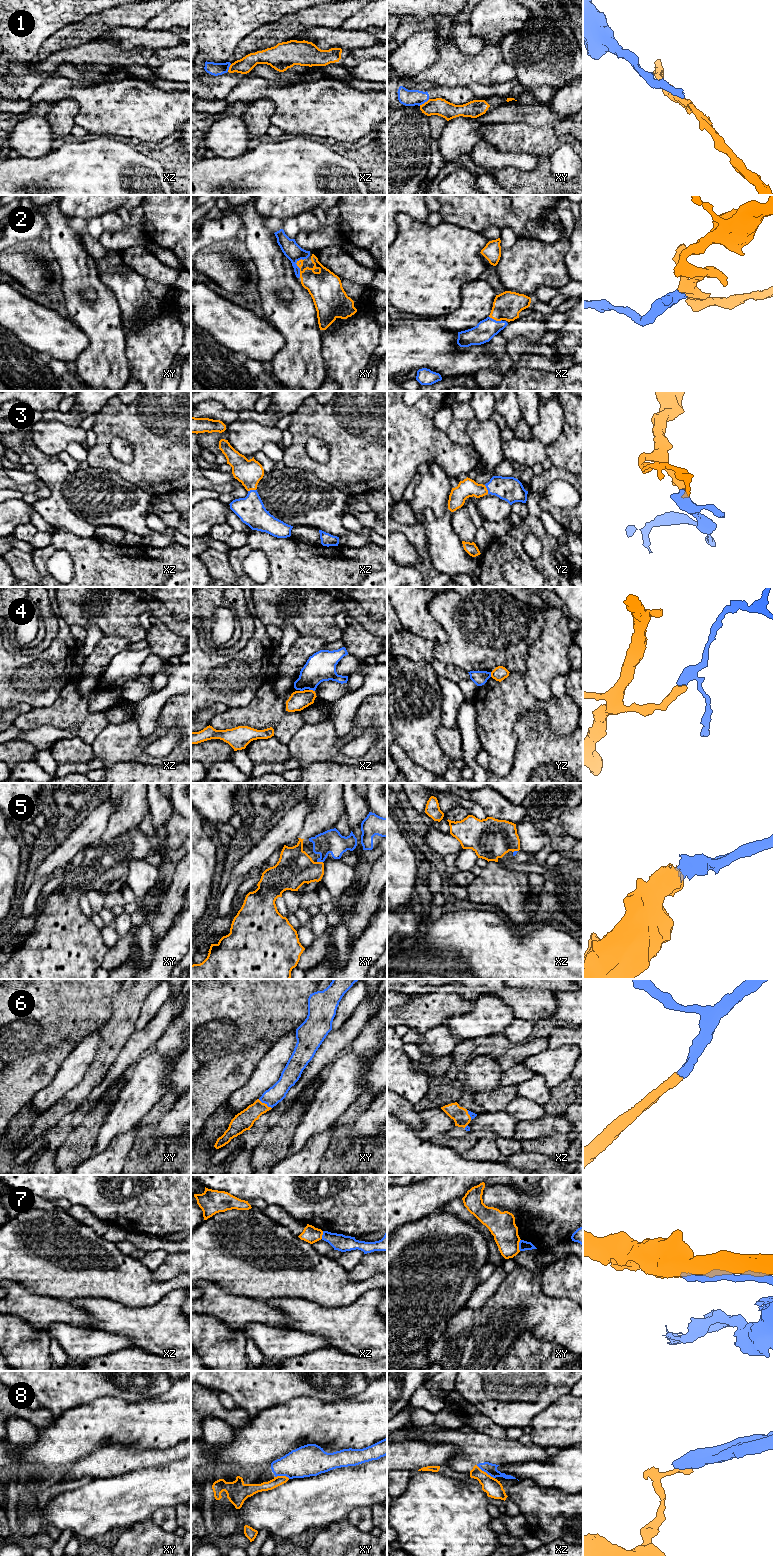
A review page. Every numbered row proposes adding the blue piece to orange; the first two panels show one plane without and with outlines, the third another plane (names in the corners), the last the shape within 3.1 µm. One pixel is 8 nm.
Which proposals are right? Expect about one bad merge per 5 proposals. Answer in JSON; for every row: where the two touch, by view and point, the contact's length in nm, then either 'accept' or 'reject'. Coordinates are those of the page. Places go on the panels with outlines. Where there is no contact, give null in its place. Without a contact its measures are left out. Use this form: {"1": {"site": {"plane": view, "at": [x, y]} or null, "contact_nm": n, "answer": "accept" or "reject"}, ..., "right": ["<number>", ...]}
{"1": {"site": {"plane": "xy", "at": [425, 102]}, "contact_nm": 100, "answer": "reject"}, "2": {"site": {"plane": "xy", "at": [297, 265]}, "contact_nm": 160, "answer": "accept"}, "3": {"site": {"plane": "yz", "at": [486, 489]}, "contact_nm": 80, "answer": "accept"}, "4": {"site": {"plane": "xz", "at": [312, 690]}, "contact_nm": 50, "answer": "reject"}, "5": {"site": {"plane": "xy", "at": [320, 862]}, "contact_nm": 50, "answer": "accept"}, "6": {"site": {"plane": "xy", "at": [264, 1103]}, "contact_nm": 130, "answer": "accept"}, "7": {"site": {"plane": "xy", "at": [518, 1245]}, "contact_nm": 100, "answer": "reject"}, "8": {"site": {"plane": "xz", "at": [485, 1472]}, "contact_nm": 190, "answer": "reject"}, "right": ["2", "3", "5", "6"]}

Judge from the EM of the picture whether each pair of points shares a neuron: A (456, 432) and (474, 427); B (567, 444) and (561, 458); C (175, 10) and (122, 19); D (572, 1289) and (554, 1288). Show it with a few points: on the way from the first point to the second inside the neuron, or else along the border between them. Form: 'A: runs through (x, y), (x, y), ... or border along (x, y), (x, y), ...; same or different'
A: border along (474, 417), (467, 426), (470, 443); different
B: runs through (567, 447), (567, 452), (564, 455); same
C: border along (163, 10), (154, 15), (143, 27); different
D: runs through (568, 1288), (558, 1288); same

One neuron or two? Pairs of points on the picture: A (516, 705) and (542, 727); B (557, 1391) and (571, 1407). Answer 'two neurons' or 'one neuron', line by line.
A: two neurons
B: two neurons

